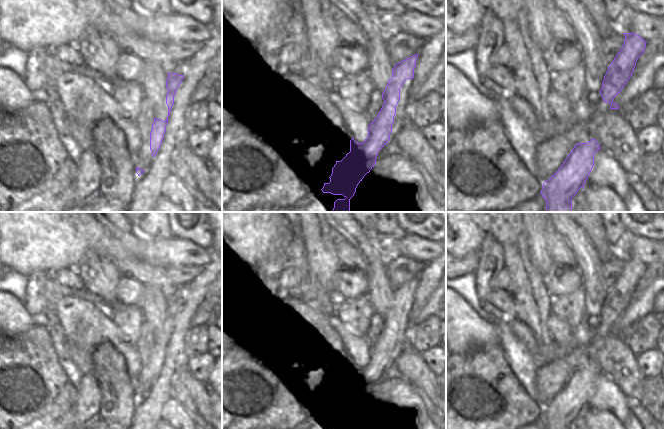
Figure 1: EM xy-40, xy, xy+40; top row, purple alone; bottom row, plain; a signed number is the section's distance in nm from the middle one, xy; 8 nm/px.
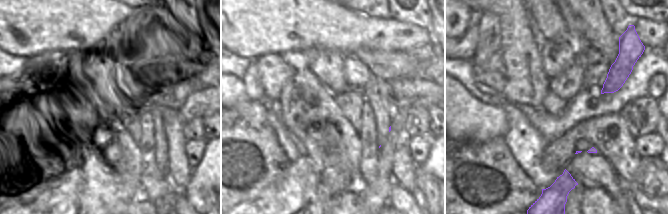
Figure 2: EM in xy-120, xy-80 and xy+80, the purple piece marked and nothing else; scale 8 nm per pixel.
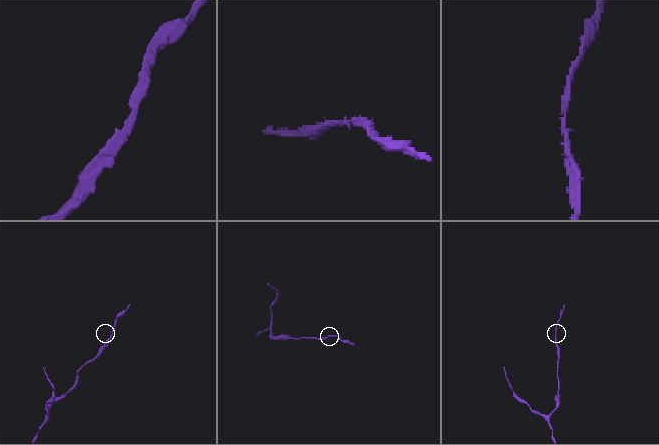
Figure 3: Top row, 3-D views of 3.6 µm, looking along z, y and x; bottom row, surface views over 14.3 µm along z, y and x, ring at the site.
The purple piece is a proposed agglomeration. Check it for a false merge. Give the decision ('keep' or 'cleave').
keep

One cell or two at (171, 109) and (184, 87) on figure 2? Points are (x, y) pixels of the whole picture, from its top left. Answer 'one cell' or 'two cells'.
two cells

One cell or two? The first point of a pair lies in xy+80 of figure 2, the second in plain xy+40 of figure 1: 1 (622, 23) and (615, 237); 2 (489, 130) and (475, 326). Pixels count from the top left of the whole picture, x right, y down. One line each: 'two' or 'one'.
1: one
2: one

